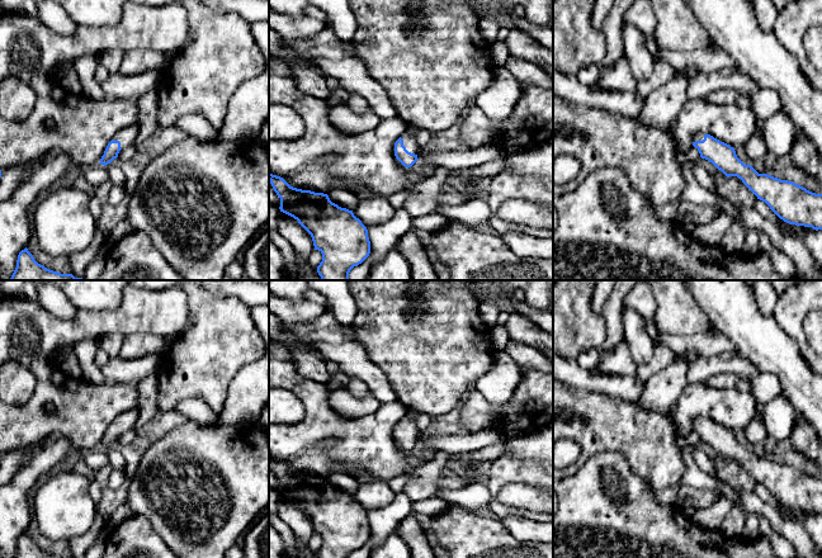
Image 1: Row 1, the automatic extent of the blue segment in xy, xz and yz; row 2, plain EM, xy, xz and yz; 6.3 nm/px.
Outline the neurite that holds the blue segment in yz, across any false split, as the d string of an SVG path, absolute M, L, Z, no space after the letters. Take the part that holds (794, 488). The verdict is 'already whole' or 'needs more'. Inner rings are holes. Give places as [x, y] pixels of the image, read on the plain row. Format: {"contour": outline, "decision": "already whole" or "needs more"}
{"contour": "M695 418L693 430L700 441L712 446L727 462L737 460L784 506L822 514L822 478L816 478L788 464L759 458L745 449L729 429L710 418Z", "decision": "needs more"}

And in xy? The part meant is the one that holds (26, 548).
{"contour": "M25 531L18 539L16 552L13 558L61 558L38 548Z", "decision": "already whole"}

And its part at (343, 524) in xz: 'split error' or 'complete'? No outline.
complete

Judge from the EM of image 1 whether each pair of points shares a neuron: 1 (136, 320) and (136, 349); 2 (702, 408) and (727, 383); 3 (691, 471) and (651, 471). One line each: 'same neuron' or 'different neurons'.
1: different neurons
2: different neurons
3: different neurons

